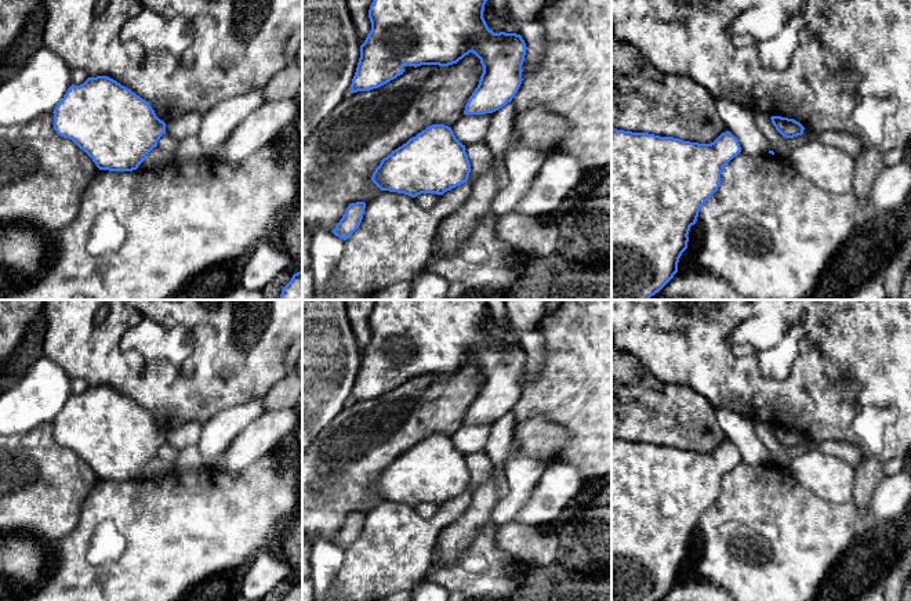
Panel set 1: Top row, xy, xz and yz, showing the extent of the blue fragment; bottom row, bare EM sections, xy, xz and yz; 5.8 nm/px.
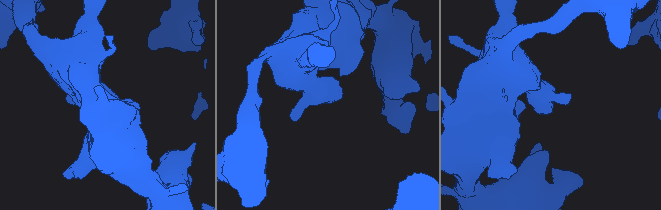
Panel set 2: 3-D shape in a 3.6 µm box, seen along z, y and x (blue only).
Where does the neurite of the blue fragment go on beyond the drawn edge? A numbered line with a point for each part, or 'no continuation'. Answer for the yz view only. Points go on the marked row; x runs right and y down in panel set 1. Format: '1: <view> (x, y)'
no continuation

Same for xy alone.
no continuation

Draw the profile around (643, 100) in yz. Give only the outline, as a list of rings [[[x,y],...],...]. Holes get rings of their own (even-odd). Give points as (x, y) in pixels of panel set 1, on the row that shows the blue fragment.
[[[611,35],[611,127],[711,144],[729,131],[716,112],[715,101],[690,77],[658,70],[636,47]]]

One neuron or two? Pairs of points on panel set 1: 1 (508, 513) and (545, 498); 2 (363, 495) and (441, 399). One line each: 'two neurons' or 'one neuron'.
1: two neurons
2: one neuron

